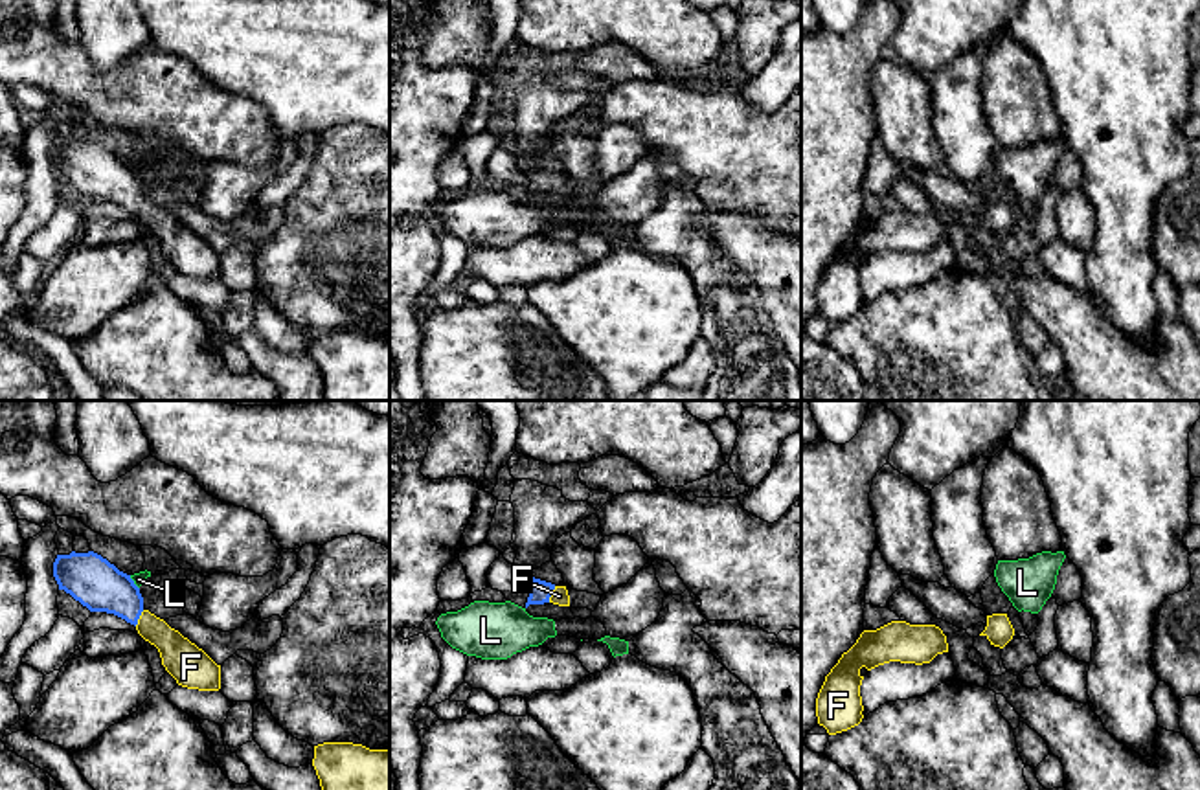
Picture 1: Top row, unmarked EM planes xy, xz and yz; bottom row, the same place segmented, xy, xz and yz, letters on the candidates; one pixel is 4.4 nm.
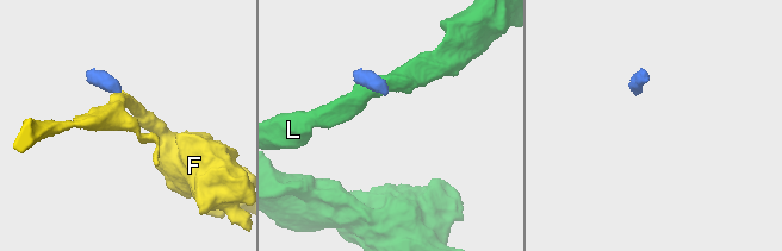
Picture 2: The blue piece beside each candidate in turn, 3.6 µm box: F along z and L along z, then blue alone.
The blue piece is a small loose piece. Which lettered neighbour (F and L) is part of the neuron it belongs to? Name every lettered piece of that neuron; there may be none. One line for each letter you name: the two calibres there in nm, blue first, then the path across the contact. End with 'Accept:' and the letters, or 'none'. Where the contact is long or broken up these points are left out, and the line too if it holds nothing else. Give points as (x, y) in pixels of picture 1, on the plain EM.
F: 220/160 nm | across xy (98, 173), (111, 179), (138, 206), (179, 245)
Accept: F

